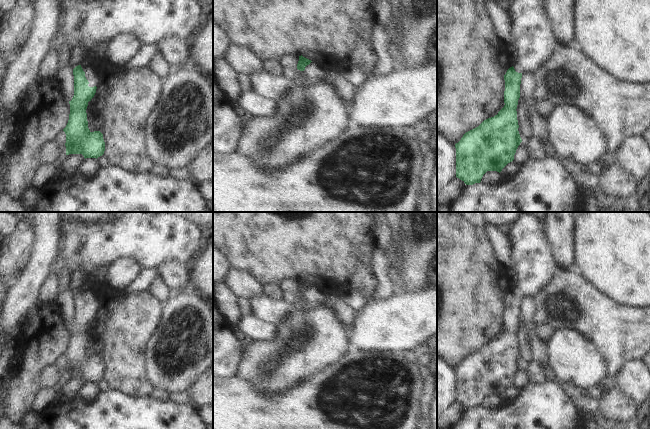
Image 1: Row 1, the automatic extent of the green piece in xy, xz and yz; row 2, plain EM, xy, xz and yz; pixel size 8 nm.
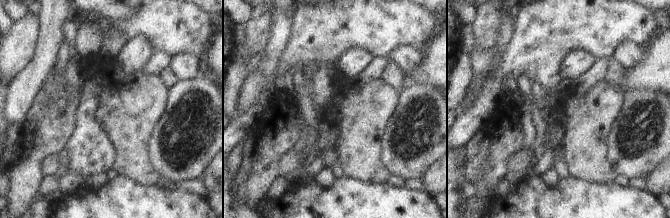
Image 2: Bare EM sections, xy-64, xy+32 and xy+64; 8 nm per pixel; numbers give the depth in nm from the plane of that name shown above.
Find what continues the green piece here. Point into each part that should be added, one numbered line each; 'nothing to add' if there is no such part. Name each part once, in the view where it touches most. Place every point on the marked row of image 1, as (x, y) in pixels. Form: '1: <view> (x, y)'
1: xy (93, 81)

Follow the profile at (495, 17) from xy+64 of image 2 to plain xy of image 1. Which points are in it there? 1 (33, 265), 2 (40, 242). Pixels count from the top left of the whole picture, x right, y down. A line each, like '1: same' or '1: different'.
1: different
2: different

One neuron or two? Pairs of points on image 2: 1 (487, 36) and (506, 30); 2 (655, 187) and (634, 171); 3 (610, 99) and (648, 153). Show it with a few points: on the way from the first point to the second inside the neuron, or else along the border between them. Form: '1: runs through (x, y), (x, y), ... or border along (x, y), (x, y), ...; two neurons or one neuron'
1: border along (509, 12), (504, 15), (497, 40), (489, 48); two neurons
2: border along (659, 163), (644, 177); two neurons
3: border along (623, 94), (623, 102), (609, 132); two neurons

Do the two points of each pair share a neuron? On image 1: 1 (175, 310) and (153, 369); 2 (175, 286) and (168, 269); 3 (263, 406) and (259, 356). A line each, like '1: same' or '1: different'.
1: same
2: same
3: different

